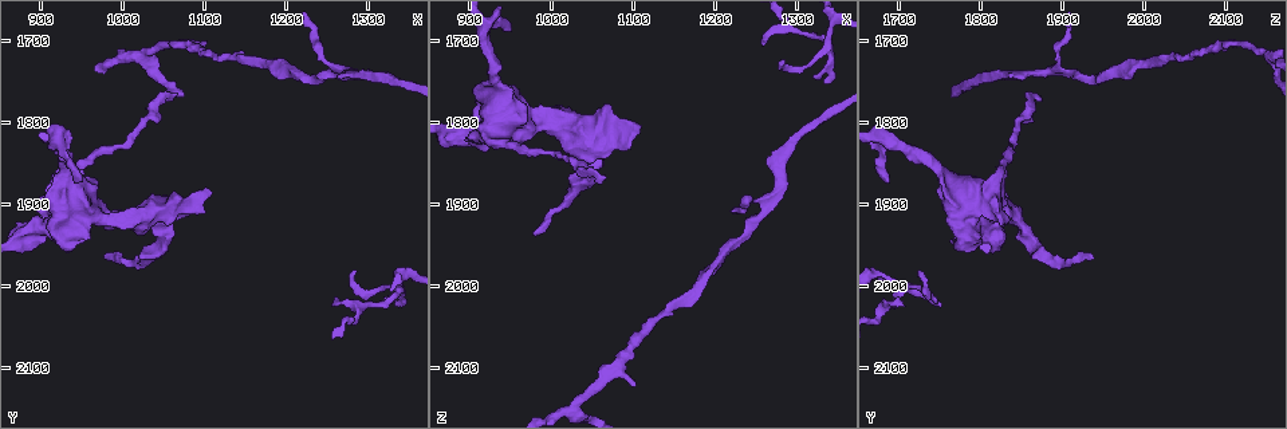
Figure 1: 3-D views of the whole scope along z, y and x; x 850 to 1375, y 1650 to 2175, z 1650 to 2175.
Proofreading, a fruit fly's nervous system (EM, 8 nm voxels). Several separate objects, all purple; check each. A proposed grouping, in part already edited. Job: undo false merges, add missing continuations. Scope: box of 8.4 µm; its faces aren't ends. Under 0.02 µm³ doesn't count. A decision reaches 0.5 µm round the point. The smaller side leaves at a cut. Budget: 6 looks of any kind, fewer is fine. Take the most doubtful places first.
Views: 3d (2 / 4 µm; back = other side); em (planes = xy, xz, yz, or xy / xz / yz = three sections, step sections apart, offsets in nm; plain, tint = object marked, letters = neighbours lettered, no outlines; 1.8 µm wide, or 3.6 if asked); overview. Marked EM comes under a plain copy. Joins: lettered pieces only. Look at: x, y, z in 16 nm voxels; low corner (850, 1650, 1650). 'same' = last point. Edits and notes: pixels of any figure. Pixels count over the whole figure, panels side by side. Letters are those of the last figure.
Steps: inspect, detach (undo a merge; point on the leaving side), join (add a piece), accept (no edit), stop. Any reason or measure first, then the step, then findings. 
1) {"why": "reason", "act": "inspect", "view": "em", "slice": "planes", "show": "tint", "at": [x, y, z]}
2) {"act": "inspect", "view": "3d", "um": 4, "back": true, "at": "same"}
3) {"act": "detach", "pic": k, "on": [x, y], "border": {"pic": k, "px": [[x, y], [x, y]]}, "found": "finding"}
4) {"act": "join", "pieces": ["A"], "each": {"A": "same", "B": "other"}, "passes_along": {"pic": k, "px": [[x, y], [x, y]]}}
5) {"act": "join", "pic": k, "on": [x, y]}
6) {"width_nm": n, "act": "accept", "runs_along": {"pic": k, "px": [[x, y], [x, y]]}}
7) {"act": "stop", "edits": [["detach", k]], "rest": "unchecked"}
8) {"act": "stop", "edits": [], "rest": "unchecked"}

{"why": "free end", "act": "inspect", "view": "em", "um": 3.6, "slice": "planes", "show": "letters", "at": [1065, 1770, 1870]}

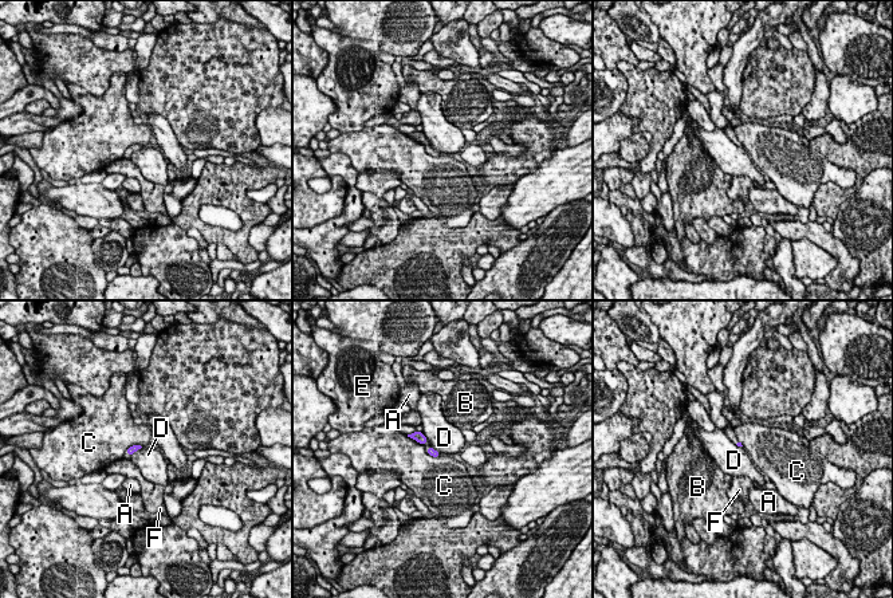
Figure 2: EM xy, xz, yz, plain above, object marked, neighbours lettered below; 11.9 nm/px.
{"act": "accept", "each": {"A": "other", "B": "other", "C": "other", "D": "other", "E": "other", "F": "other"}, "border": {"pic": 2, "px": [[141, 447], [132, 455]]}, "found": "none of them fits"}

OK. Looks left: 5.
{"act": "inspect", "view": "em", "slice": "planes", "show": "letters", "at": [890, 1925, 1815]}

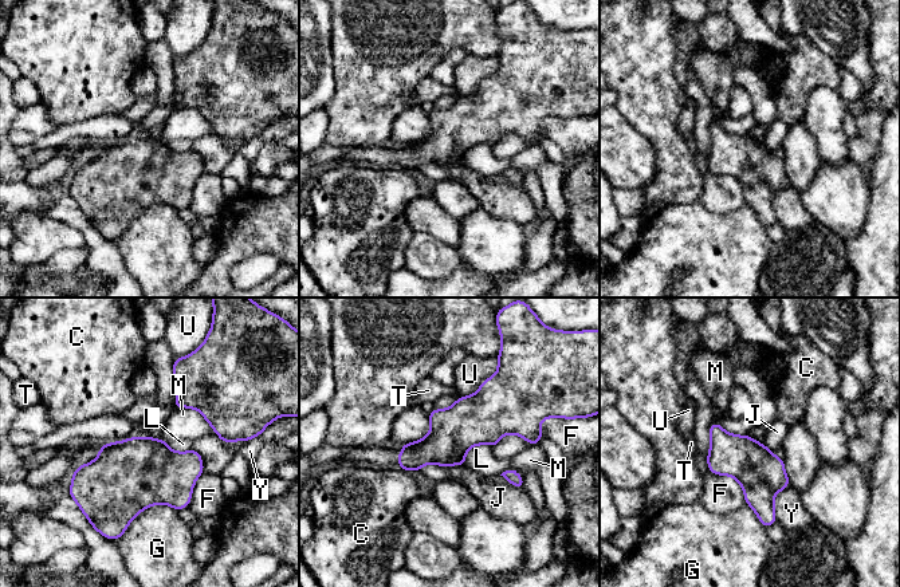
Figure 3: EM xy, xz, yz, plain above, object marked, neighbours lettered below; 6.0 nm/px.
{"longest_contact_nm": ["F", 550], "act": "accept", "each": {"C": "other", "F": "other", "G": "other", "J": "other", "L": "other", "M": "other", "T": "other", "U": "other", "Y": "other"}, "border": {"pic": 3, "px": [[499, 475], [523, 489]]}, "found": "one neuron here"}

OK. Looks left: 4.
{"why": "an open end", "act": "inspect", "view": "em", "slice": "planes", "show": "letters", "at": [975, 1965, 1940]}

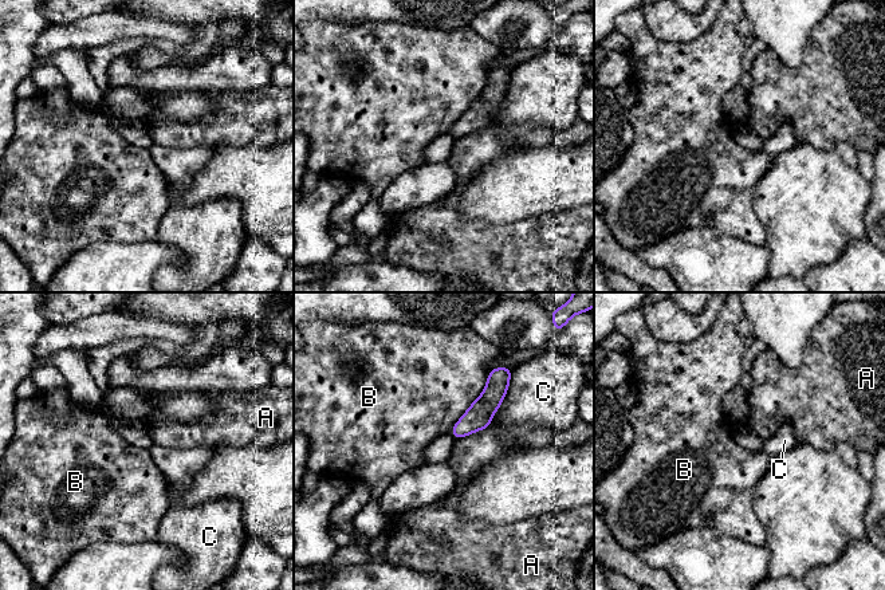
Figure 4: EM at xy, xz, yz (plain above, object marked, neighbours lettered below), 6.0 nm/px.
{"width_nm": 110, "act": "accept", "each": {"A": "other", "B": "other", "C": "other"}, "border": {"pic": 4, "px": [[490, 370], [484, 389], [451, 433]]}, "found": "no lettered piece goes on from it"}

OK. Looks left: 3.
{"act": "stop", "edits": [], "rest": "unchecked"}

